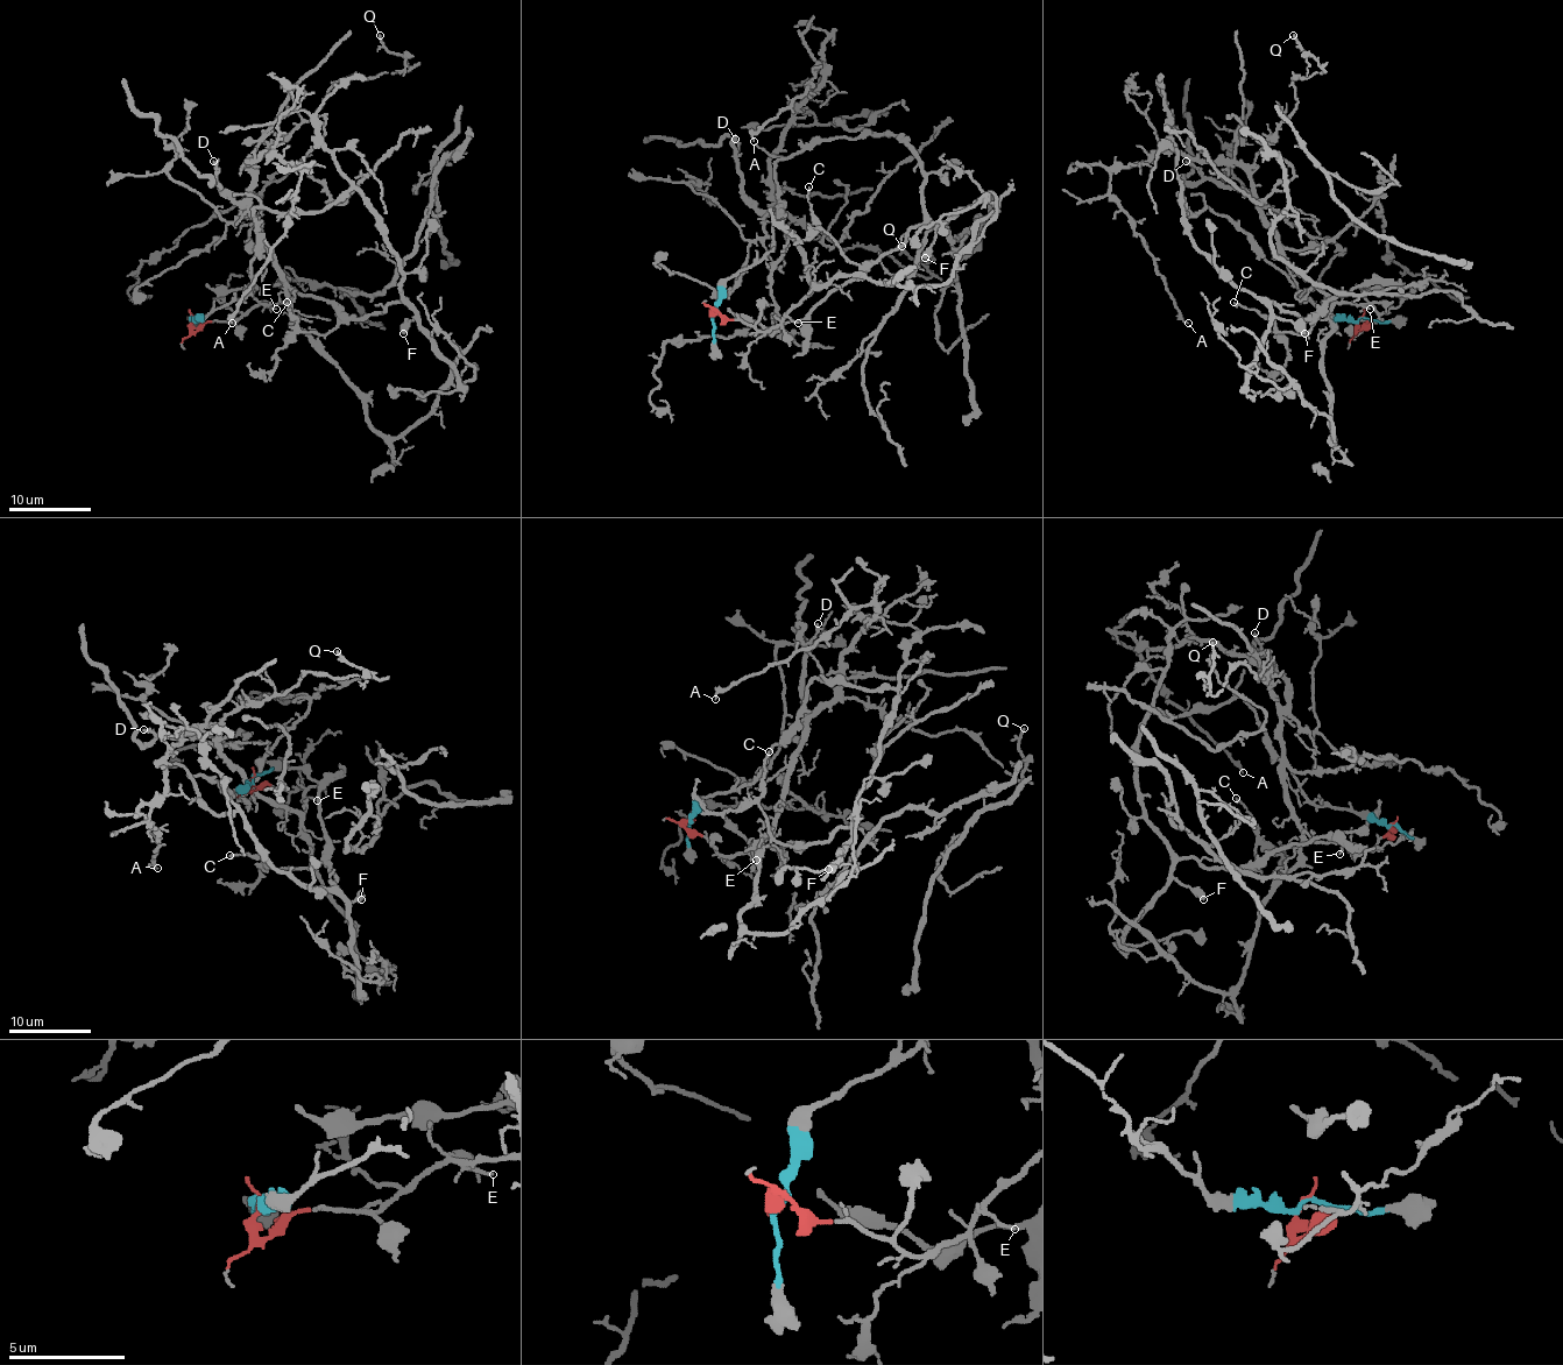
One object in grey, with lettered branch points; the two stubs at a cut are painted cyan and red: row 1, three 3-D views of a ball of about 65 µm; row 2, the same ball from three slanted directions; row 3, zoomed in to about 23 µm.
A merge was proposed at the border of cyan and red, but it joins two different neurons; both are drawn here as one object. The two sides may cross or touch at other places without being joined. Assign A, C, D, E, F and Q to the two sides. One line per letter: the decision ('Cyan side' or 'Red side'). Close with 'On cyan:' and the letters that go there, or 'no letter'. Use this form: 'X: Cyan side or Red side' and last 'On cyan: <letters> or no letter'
A: Red side
C: Cyan side
D: Red side
E: Red side
F: Cyan side
Q: Red side
On cyan: C, F

